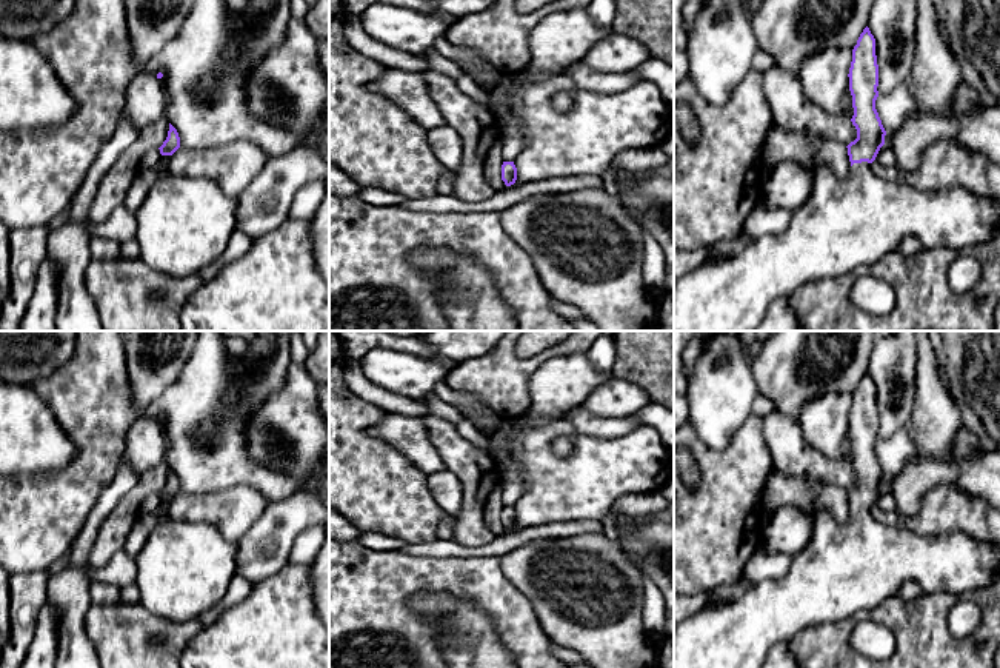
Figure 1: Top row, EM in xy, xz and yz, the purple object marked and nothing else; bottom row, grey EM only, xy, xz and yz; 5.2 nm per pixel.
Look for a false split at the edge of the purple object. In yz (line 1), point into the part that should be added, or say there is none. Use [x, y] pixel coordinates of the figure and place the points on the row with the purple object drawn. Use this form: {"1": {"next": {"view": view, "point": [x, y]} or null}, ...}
{"1": {"next": {"view": "yz", "point": [846, 223]}}}

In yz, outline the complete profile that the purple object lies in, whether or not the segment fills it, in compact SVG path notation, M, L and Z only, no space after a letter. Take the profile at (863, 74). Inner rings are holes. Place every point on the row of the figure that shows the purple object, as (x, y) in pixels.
M866 26L852 49L849 68L857 139L848 155L851 171L838 180L828 165L814 165L814 186L789 225L778 234L751 242L742 252L714 263L700 265L674 282L674 331L757 331L768 309L812 280L835 279L874 265L897 249L905 235L914 235L925 249L948 248L965 252L1000 234L1000 202L974 195L965 188L917 191L900 180L886 182L871 171L886 131L875 109L878 65L875 38Z

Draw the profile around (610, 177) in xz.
M611 165L602 175L603 188L611 194L620 197L620 188L617 185L617 172L620 169L615 165Z

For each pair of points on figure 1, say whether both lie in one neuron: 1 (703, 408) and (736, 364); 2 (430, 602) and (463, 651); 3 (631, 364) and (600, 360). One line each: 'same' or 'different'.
1: same
2: same
3: different

